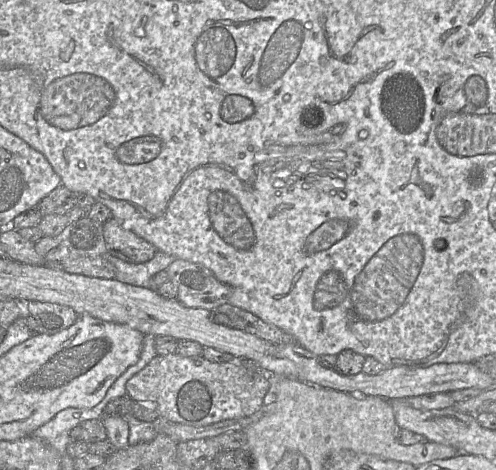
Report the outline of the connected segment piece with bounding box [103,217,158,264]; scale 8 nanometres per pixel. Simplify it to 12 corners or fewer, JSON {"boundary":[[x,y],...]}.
{"boundary":[[114,217],[103,224],[109,254],[145,263],[158,251]]}

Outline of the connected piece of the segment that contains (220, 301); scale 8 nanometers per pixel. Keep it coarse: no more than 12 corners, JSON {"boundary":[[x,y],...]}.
{"boundary":[[177,258],[165,270],[184,306],[212,311],[229,286],[204,266]]}

